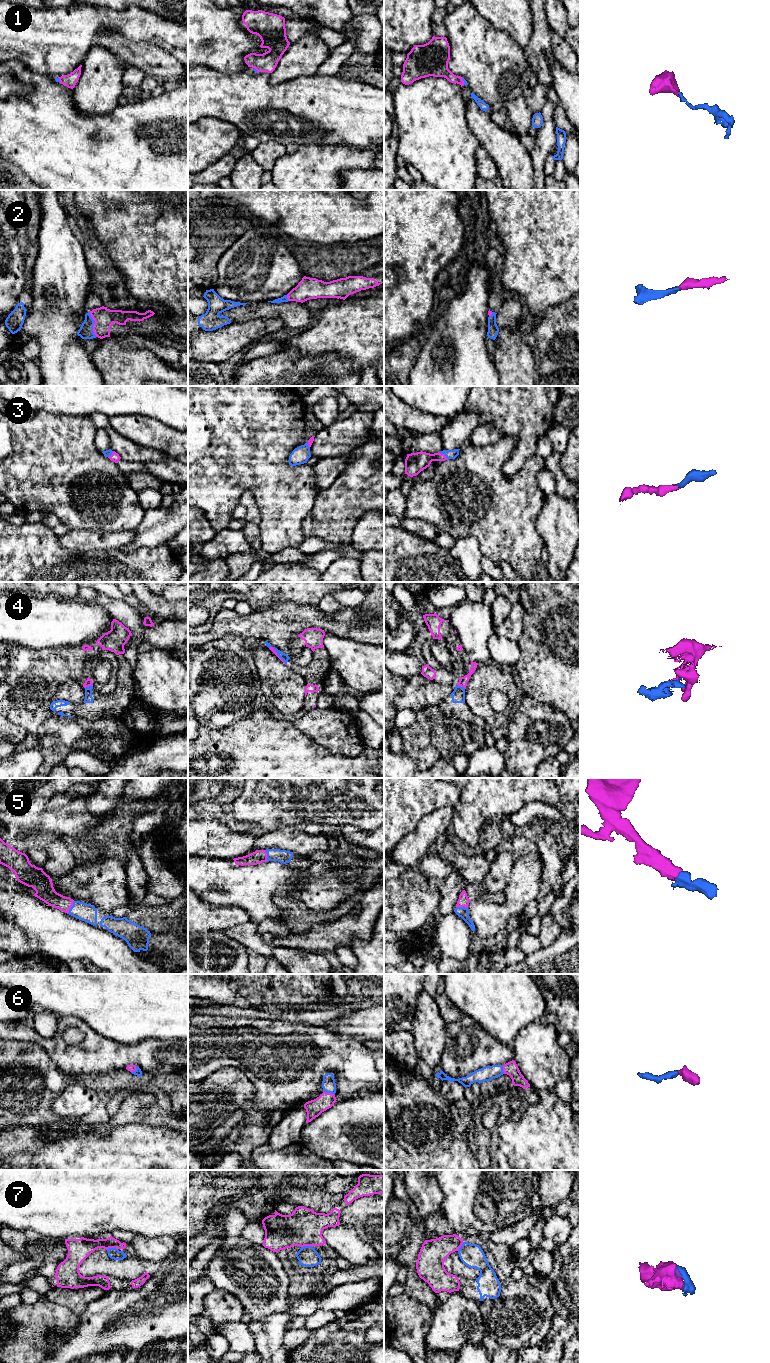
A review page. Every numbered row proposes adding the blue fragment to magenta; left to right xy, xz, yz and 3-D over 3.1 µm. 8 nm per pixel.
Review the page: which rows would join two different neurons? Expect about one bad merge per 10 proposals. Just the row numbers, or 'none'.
none

